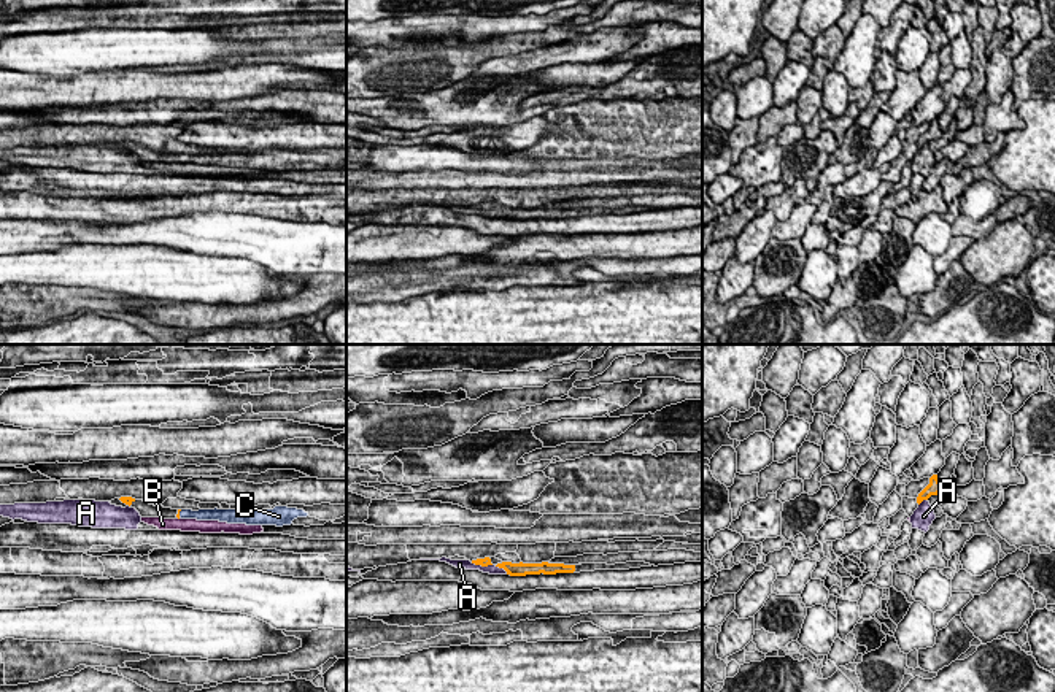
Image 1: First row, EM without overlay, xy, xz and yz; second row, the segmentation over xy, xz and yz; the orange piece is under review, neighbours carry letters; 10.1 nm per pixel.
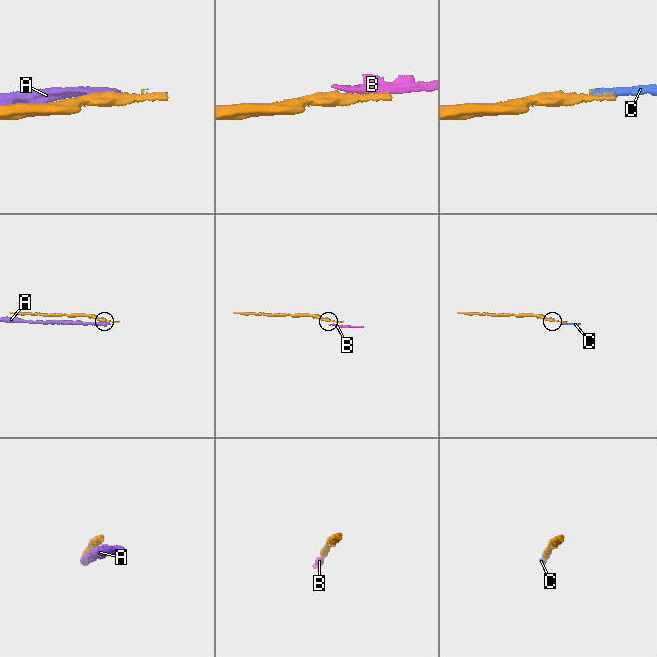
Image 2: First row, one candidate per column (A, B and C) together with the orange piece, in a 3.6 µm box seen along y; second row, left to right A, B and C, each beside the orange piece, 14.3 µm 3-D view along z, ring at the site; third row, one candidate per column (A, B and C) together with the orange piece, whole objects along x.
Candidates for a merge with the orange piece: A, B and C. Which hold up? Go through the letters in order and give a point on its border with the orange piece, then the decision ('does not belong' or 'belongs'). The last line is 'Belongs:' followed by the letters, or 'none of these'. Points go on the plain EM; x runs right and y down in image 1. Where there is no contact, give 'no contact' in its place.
A: contact xz (501, 211); does not belong
B: no contact; does not belong
C: contact xy (178, 157); belongs
Belongs: C

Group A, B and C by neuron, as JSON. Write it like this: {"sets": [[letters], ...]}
{"sets": [["A"], ["B"], ["C"]]}

